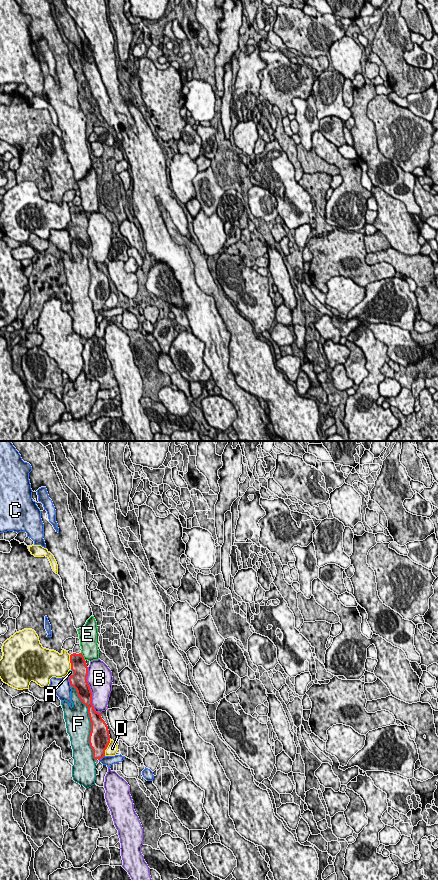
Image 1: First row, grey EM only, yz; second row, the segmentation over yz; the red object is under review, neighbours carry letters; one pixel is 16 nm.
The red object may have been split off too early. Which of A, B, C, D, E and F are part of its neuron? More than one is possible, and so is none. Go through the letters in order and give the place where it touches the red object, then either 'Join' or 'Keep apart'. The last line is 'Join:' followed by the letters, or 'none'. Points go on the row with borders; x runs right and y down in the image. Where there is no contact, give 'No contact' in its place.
A: Touches red at yz (73, 673). Join
B: Touches red at yz (90, 691). Keep apart
C: Touches red at yz (69, 681). Keep apart
D: Touches red at yz (107, 746). Keep apart
E: Touches red at yz (82, 656). Keep apart
F: Touches red at yz (91, 723). Keep apart
Join: A

